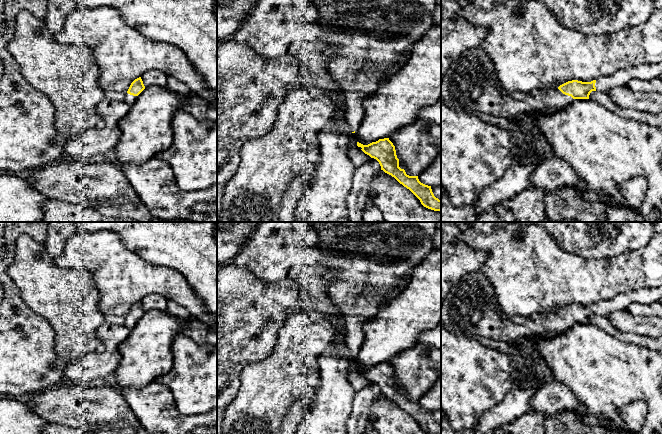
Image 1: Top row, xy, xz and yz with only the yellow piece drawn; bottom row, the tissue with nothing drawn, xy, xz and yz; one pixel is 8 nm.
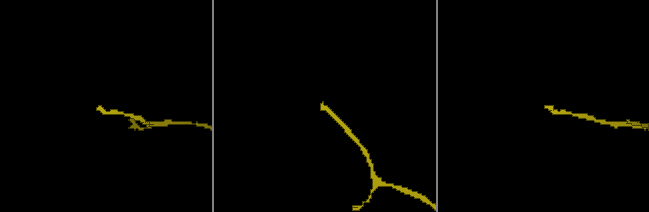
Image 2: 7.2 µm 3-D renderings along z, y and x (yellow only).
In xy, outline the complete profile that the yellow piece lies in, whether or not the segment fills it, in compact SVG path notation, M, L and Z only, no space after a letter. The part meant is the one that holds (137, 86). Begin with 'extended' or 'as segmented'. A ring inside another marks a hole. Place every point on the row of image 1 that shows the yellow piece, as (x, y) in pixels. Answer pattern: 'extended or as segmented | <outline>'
extended | M141 77L135 79L128 91L126 92L125 95L125 102L129 105L132 106L134 104L134 102L136 101L136 97L145 89L145 86L143 84L143 81L141 79Z

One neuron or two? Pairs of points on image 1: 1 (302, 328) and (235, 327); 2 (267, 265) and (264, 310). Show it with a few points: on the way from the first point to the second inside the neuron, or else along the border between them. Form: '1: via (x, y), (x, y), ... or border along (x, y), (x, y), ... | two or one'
1: border along (296, 311), (287, 318), (280, 329), (272, 350) | two
2: border along (246, 268), (268, 281), (289, 279) | two

